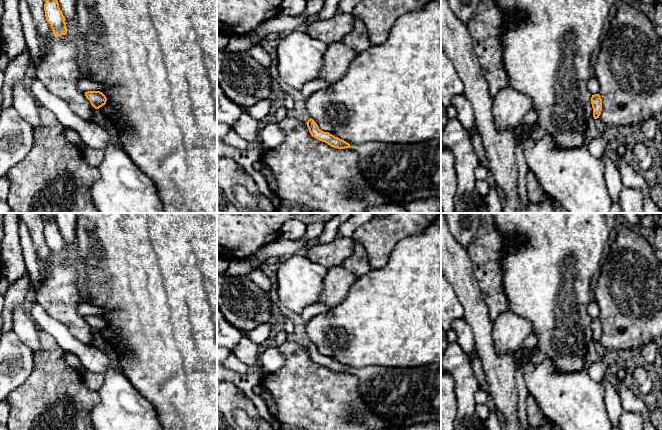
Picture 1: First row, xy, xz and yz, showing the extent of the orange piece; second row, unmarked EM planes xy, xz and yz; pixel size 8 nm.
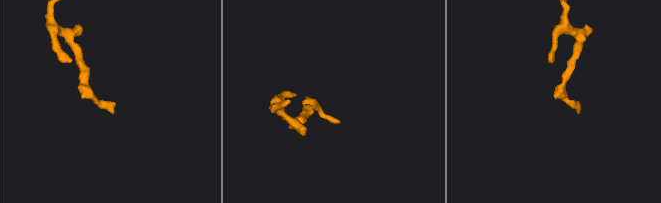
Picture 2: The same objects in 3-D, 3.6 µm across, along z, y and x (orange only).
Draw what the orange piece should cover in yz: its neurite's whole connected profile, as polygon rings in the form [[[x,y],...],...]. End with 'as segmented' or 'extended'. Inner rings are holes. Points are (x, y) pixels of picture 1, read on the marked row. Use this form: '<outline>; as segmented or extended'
[[[599,94],[592,95],[591,104],[593,108],[593,117],[594,119],[597,119],[602,111],[602,99]]]; as segmented

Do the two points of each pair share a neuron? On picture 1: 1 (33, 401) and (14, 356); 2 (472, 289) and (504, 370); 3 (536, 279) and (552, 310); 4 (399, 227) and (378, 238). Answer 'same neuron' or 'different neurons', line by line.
1: different neurons
2: same neuron
3: same neuron
4: same neuron

